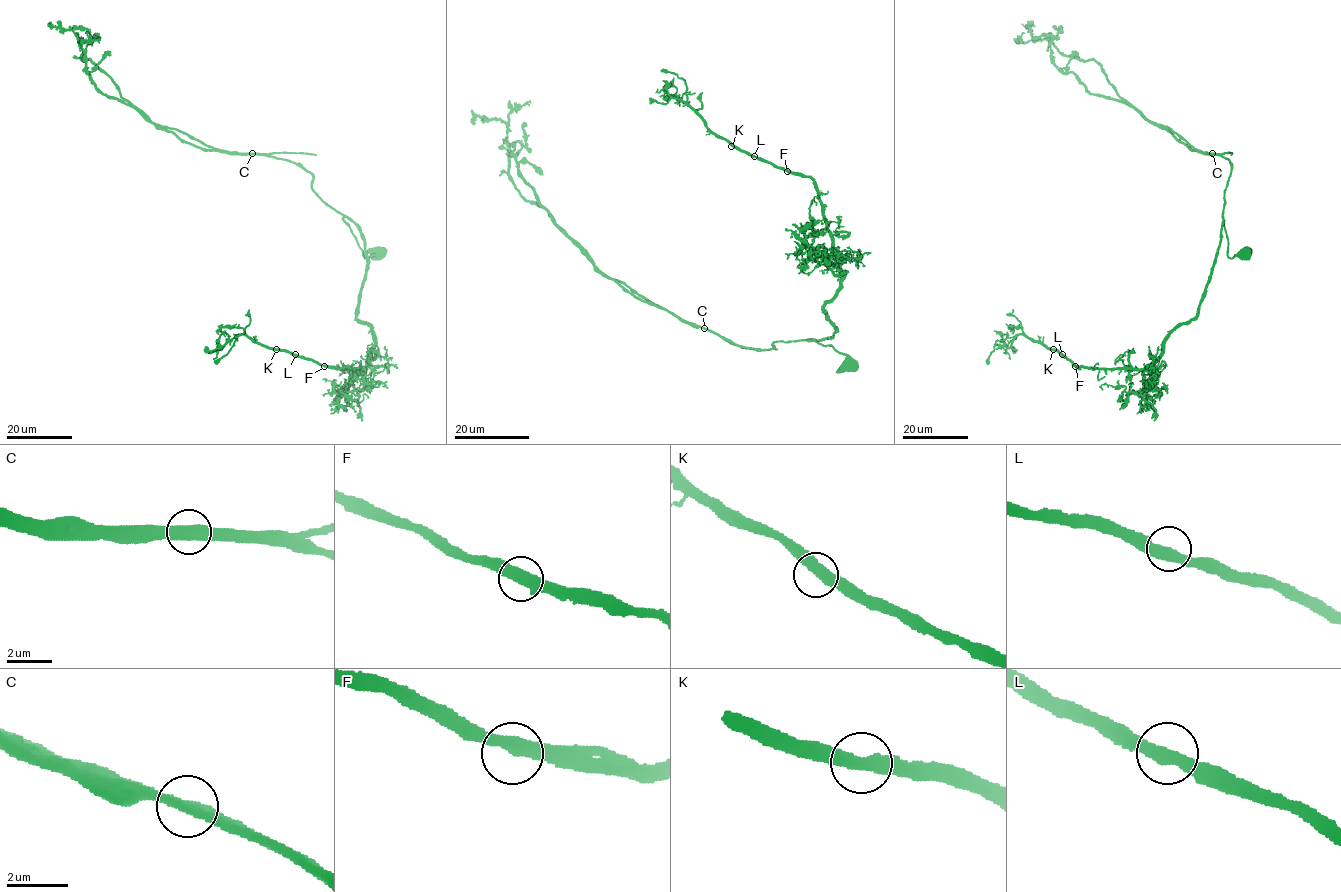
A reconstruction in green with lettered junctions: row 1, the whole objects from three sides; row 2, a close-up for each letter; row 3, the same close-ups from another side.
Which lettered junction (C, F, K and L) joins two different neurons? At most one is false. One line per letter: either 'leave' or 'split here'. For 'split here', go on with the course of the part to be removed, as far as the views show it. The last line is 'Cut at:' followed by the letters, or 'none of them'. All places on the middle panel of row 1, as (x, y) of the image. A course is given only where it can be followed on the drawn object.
C: split here; foreign part runs (704, 328), (683, 322), (608, 278), (556, 224), (525, 181), (514, 147), (520, 144), (514, 154), (499, 146)
F: leave
K: leave
L: leave
Cut at: C

